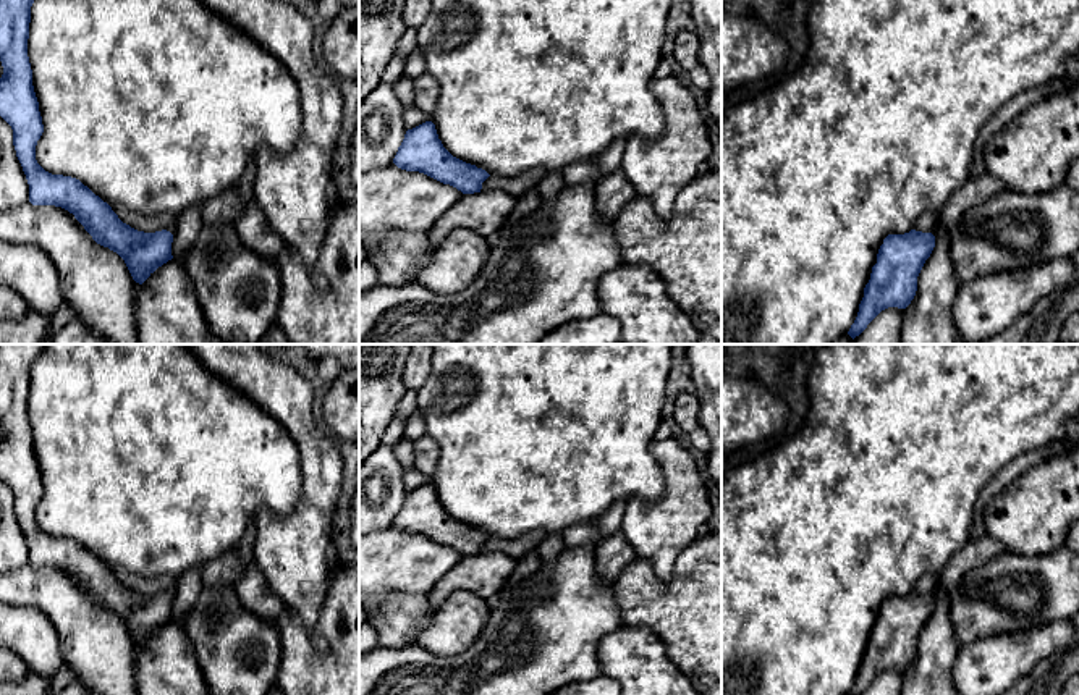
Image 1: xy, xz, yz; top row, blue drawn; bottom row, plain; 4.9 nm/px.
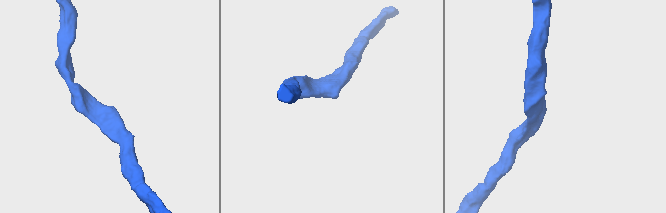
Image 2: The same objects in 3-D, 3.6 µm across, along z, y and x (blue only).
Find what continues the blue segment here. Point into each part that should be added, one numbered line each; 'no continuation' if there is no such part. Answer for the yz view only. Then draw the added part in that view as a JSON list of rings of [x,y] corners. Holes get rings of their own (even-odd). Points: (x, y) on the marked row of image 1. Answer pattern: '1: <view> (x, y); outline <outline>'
1: yz (979, 189); outline [[[984,173],[977,178],[967,178],[950,200],[937,212],[937,225],[930,231],[933,236],[938,228],[953,228],[963,213],[979,204],[987,202],[993,196],[1008,191],[1006,186],[995,176]]]

